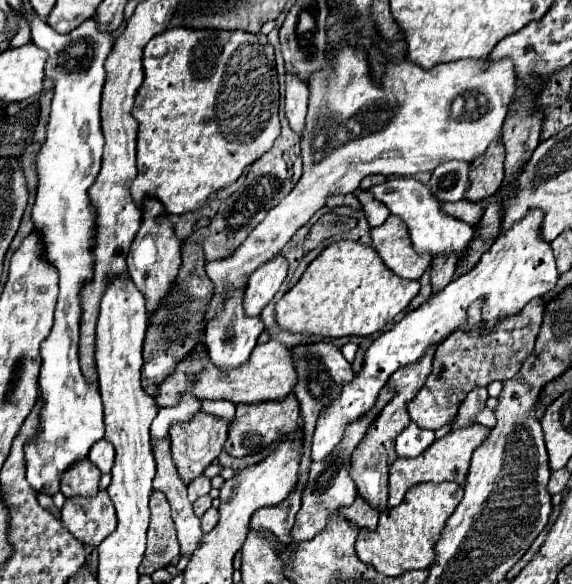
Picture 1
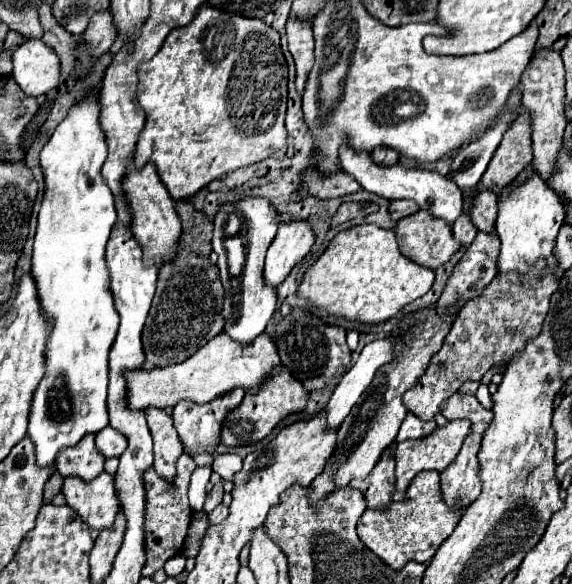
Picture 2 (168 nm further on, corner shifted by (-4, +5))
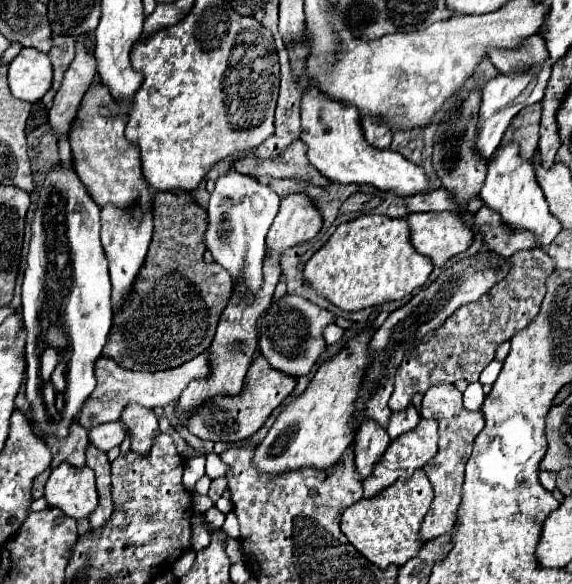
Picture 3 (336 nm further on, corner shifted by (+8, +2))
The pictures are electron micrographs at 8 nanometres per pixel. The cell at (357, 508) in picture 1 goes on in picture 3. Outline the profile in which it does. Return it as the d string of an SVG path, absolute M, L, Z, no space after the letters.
M364 421L364 425L358 431L356 445L354 445L354 453L356 453L354 465L362 481L372 475L374 465L382 459L388 445L390 445L388 433L380 429L380 425L374 425L372 421Z

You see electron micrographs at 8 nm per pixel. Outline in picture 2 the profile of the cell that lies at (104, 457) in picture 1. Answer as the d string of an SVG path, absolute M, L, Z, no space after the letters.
M106 426L104 430L100 430L100 434L96 434L96 448L106 456L120 456L128 446L128 440L124 434L120 434L118 430L112 430L112 426Z

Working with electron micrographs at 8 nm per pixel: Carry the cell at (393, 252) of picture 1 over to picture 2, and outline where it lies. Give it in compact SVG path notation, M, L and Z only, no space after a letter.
M420 210L398 220L394 230L398 234L402 254L434 270L446 264L462 248L452 234L452 226L440 218L434 218L428 210Z

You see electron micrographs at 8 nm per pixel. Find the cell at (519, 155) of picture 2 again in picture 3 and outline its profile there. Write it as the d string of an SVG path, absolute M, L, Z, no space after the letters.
M540 103L524 107L510 123L510 127L504 133L504 141L500 147L508 143L516 143L520 147L520 157L530 159L534 151L538 149L538 125L540 125Z

